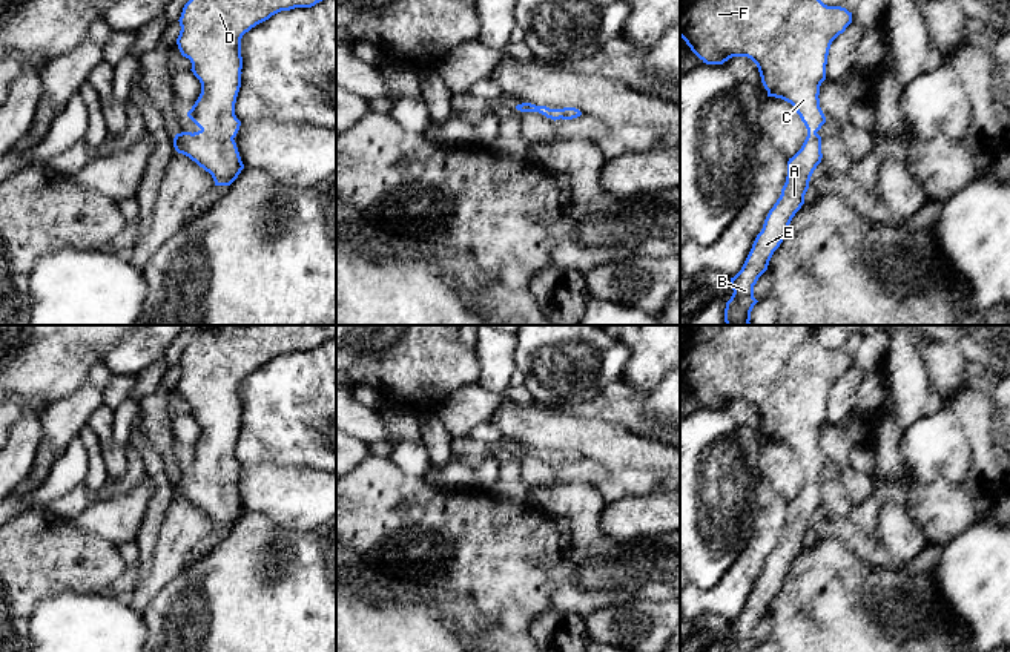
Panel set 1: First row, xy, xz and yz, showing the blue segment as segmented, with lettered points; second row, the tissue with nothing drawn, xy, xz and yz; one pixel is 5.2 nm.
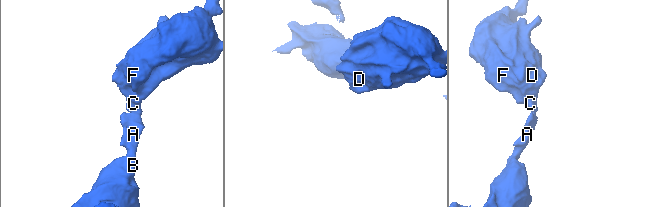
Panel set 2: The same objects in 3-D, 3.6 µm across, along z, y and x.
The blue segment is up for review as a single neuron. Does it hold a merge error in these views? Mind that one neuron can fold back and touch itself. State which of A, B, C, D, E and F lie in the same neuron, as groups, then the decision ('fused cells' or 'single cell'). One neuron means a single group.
groups A B C D E F; single cell

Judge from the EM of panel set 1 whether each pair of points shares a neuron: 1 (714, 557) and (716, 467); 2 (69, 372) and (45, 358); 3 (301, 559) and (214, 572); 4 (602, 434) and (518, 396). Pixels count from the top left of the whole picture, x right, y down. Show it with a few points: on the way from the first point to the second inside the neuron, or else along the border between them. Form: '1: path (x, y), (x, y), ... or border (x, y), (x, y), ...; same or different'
1: path (714, 534), (714, 490); same
2: path (63, 365), (59, 361), (51, 361); same
3: path (280, 572), (235, 572); same
4: border (533, 401), (516, 404); different

